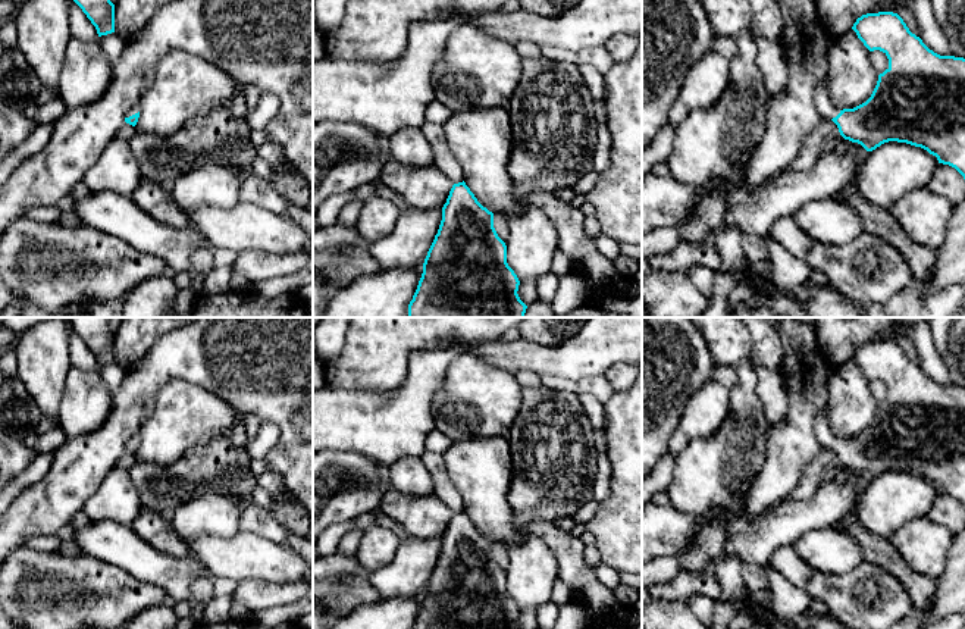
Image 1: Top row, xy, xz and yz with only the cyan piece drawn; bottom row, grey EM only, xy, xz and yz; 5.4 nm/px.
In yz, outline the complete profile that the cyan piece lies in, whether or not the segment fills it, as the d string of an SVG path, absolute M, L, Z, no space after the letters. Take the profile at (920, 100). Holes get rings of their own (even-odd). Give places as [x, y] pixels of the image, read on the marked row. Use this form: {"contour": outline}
{"contour": "M893 12L862 15L852 29L870 51L880 50L887 56L889 68L878 75L871 97L853 109L839 110L828 98L827 84L820 82L814 94L818 113L824 119L831 119L845 140L861 144L867 151L889 141L906 143L927 150L939 163L955 168L965 179L965 59L934 53Z"}

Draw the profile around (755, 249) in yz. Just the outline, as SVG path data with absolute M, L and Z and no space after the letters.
M743 234L740 247L748 262L770 260L770 248L764 237Z

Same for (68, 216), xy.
M68 200L65 203L60 203L59 206L60 206L60 216L56 222L57 225L62 225L62 226L82 225L82 222L78 218L76 210L72 206L72 201Z

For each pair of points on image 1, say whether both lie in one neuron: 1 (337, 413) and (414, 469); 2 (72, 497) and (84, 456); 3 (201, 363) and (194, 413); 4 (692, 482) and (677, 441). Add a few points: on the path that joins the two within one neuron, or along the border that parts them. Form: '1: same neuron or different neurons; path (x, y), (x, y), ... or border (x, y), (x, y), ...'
1: different neurons; border (420, 456), (400, 456), (389, 466)
2: same neuron; path (72, 487), (72, 478), (80, 466)
3: different neurons; border (163, 384), (184, 379), (201, 385), (228, 403)
4: different neurons; border (713, 435), (695, 438), (676, 457)

